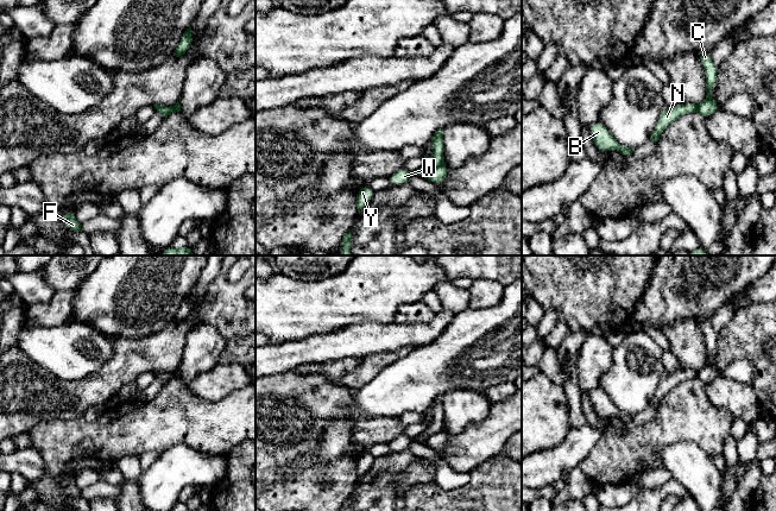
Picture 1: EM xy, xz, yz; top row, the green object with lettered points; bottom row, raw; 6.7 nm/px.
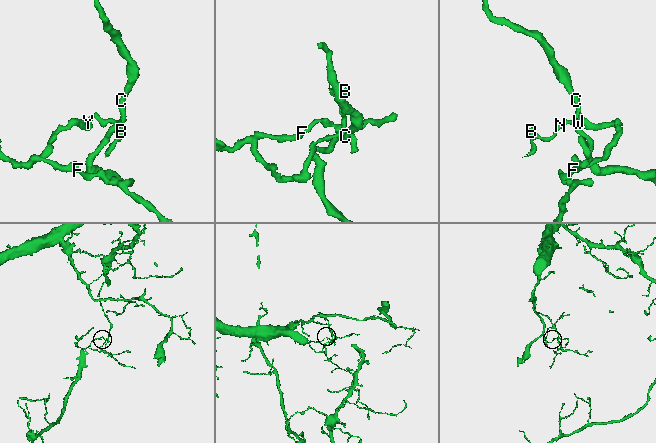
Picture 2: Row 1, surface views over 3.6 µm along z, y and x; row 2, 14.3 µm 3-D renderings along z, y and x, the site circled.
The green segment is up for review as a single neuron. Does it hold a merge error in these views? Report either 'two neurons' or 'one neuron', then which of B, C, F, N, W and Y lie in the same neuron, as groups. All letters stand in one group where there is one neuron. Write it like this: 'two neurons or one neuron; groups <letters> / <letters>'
two neurons; groups B F N W Y / C

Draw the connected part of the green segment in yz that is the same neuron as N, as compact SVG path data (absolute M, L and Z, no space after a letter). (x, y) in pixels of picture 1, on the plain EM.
M680 370L675 373L664 373L660 380L658 387L655 392L654 398L650 402L650 406L658 408L663 397L680 383L689 379L698 379L696 371L692 370Z

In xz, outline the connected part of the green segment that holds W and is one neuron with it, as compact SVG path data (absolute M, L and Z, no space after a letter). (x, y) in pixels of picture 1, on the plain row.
M437 396L431 404L433 404L431 423L422 434L419 434L415 439L400 435L392 440L391 442L389 442L387 444L393 452L402 452L406 449L412 441L424 443L429 436L437 434L443 429L444 422L443 396Z

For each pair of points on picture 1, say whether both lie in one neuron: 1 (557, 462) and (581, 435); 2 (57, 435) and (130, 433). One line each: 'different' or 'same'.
1: same
2: same

